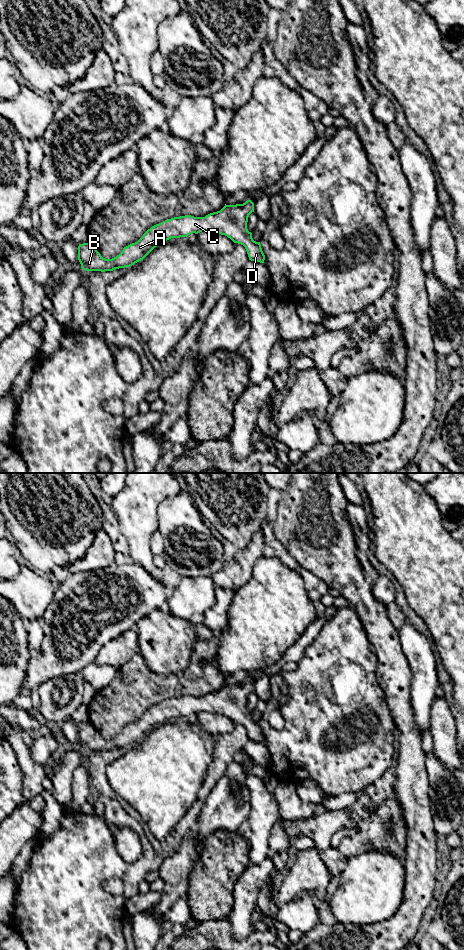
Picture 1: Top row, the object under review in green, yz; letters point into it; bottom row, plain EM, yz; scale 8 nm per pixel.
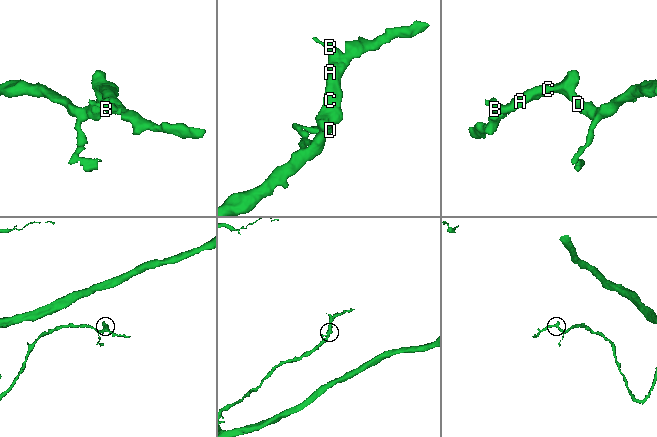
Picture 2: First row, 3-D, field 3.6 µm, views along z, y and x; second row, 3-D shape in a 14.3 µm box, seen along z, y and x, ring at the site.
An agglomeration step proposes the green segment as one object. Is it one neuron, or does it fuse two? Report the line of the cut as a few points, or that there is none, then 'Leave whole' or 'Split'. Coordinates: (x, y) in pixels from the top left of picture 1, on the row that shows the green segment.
No split. Leave whole

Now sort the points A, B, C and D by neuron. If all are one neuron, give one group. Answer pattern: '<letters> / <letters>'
A B C D

